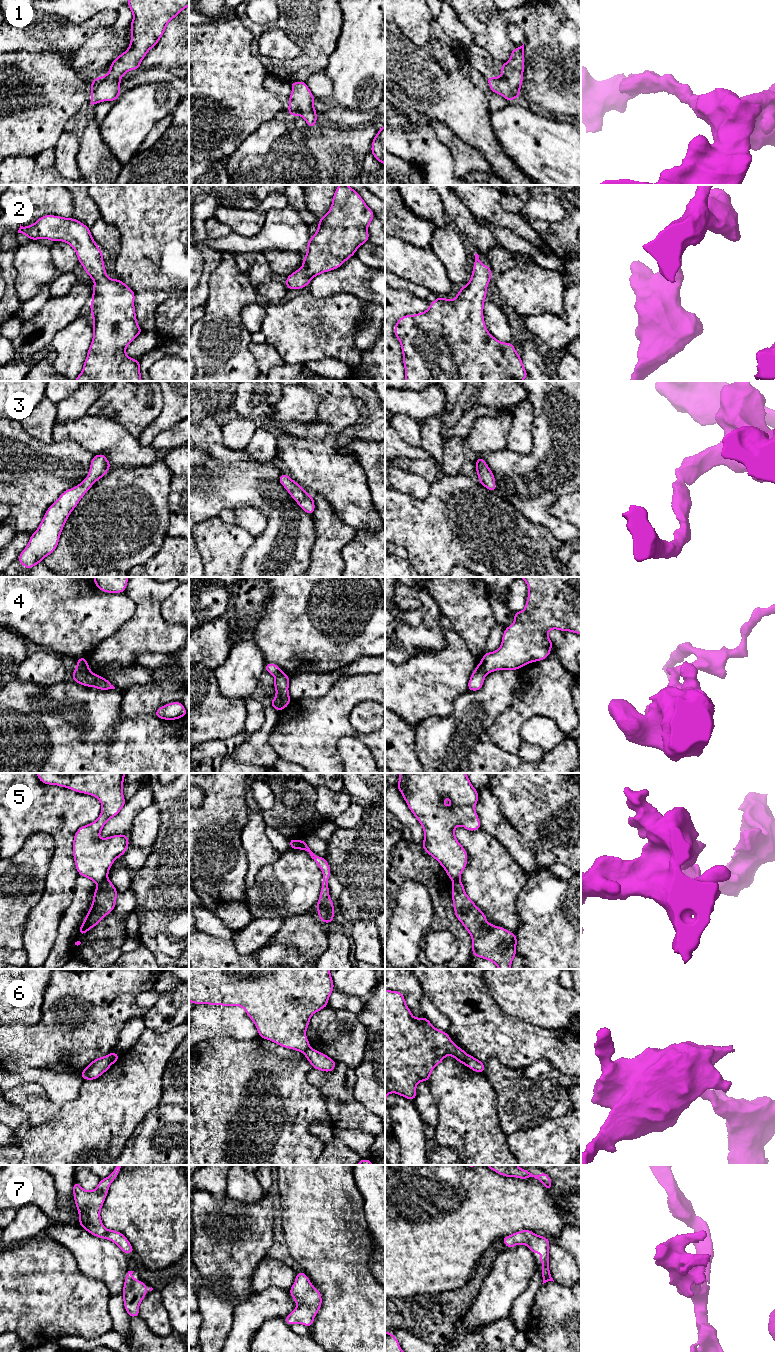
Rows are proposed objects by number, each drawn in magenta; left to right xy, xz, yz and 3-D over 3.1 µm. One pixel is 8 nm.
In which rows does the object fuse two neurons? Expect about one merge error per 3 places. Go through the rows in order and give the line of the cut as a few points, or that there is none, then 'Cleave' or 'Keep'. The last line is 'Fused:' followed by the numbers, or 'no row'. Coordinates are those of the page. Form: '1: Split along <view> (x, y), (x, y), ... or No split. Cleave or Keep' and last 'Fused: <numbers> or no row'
1: No split. Keep
2: No split. Keep
3: No split. Keep
4: Split along xy (77, 663), (83, 669), (89, 671). Cleave
5: Split along xy (107, 878), (97, 884). Cleave
6: Split along yz (465, 1053), (466, 1064). Cleave
7: No split. Keep
Fused: 4, 5, 6

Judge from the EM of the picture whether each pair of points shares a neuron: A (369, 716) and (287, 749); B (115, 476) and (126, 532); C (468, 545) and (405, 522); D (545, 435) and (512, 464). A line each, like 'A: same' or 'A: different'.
A: different
B: same
C: same
D: same

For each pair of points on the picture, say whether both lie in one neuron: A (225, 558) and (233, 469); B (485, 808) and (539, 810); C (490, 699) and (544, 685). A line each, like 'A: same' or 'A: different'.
A: different
B: different
C: different

